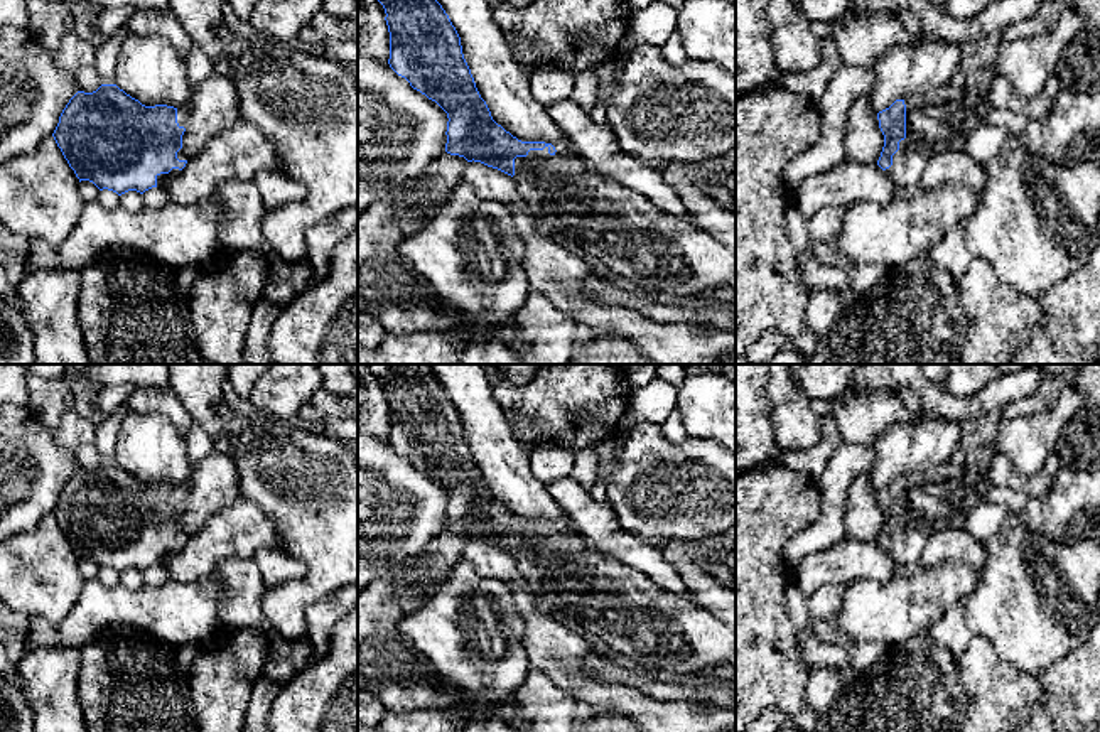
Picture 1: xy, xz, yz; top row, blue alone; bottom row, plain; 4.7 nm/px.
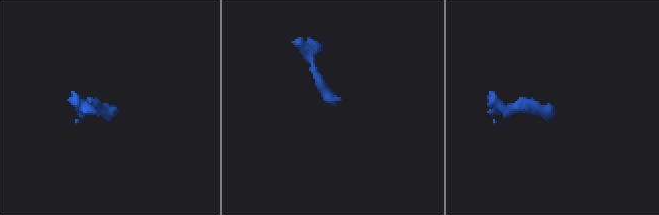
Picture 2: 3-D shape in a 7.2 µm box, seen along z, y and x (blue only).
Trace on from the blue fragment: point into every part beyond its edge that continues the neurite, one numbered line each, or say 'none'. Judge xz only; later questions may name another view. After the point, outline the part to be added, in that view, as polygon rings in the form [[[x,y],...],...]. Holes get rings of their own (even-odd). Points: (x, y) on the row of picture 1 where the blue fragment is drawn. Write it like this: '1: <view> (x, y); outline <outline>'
1: xz (623, 230); outline [[[530,150],[515,159],[515,182],[540,223],[563,231],[569,241],[580,243],[587,256],[601,261],[612,275],[631,280],[641,290],[671,295],[710,295],[717,287],[736,287],[736,248],[719,243],[695,224],[658,209],[648,197],[596,174],[575,152],[548,153]]]

